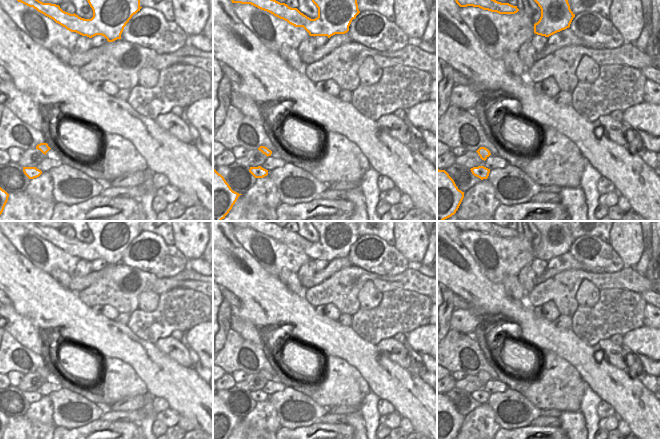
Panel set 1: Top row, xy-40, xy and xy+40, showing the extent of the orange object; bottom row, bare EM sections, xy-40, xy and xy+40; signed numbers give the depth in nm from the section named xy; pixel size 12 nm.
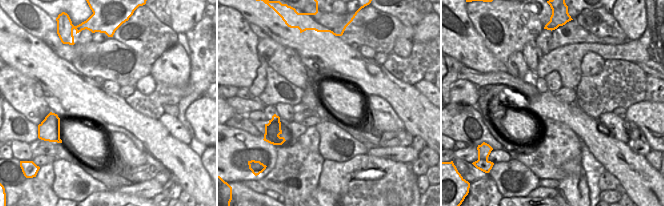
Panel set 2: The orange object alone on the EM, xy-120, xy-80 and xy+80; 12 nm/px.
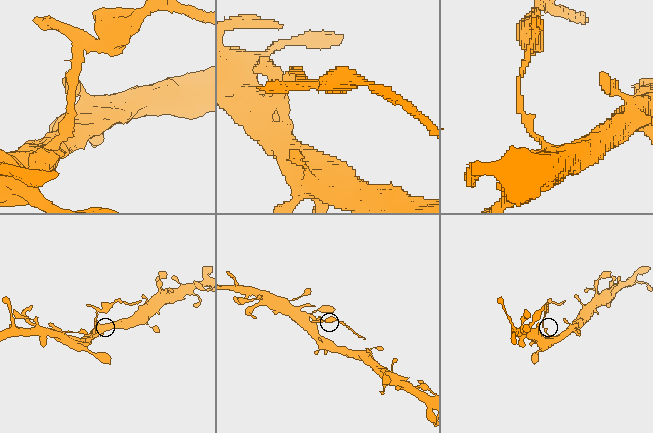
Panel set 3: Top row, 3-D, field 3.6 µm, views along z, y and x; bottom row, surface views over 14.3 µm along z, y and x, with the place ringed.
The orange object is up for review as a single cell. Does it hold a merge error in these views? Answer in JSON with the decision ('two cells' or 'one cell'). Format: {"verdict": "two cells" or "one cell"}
{"verdict": "two cells"}

